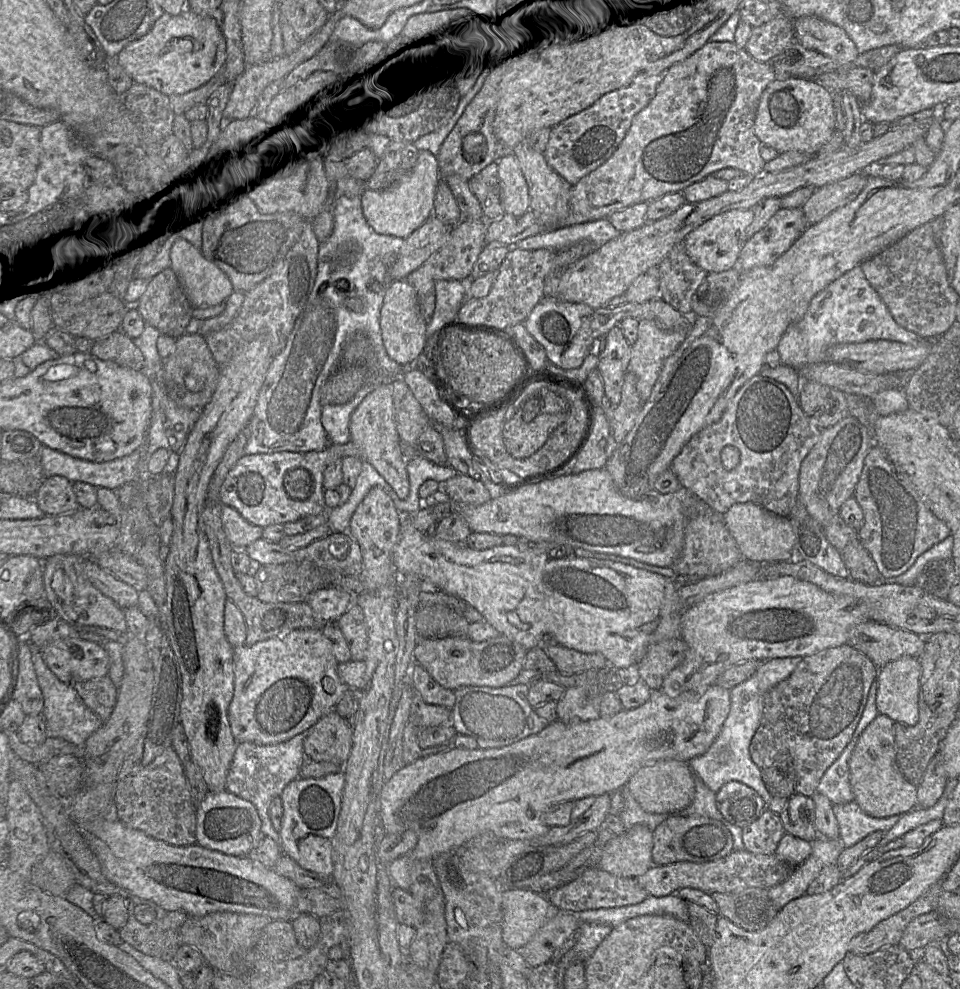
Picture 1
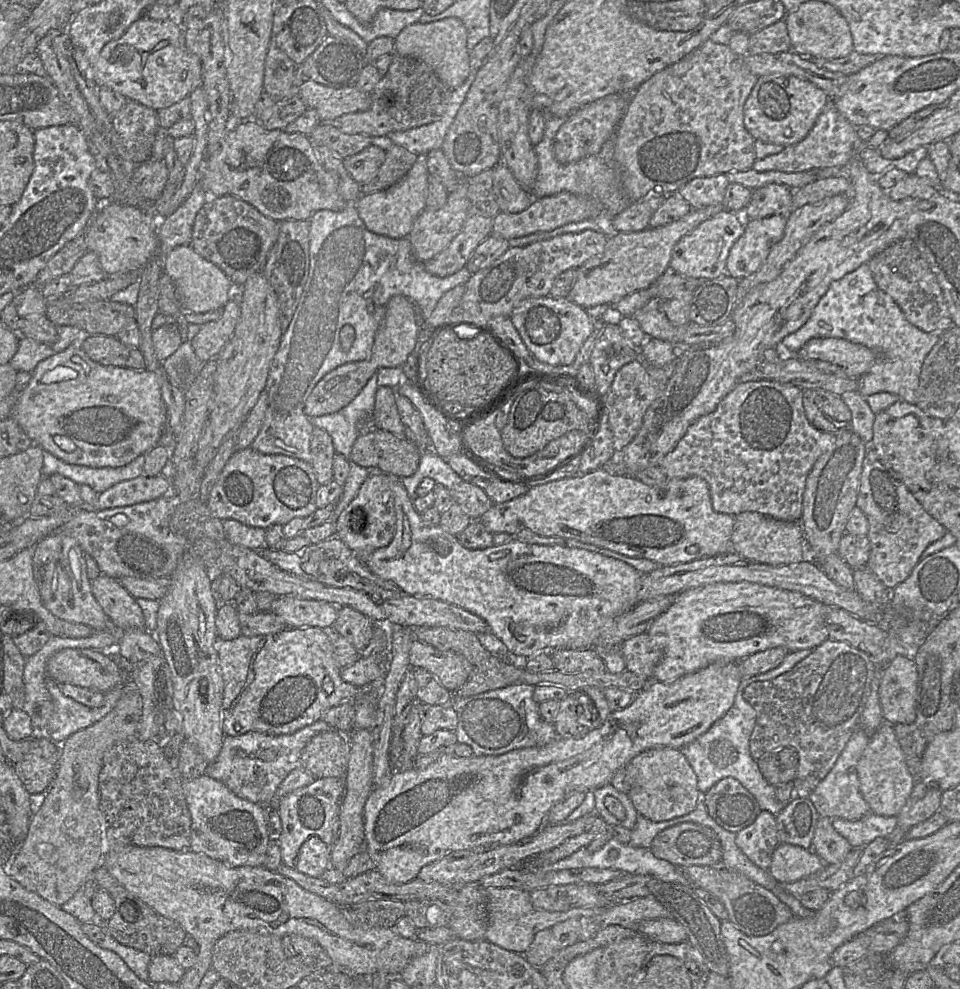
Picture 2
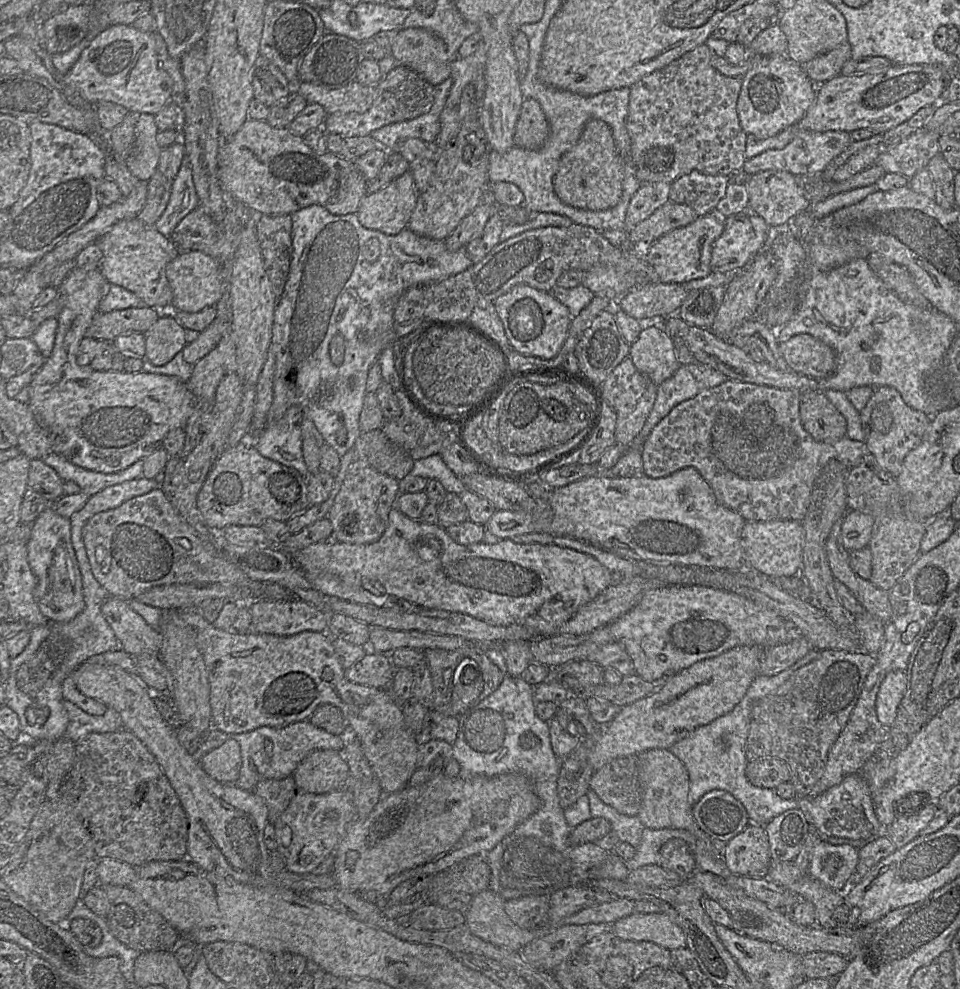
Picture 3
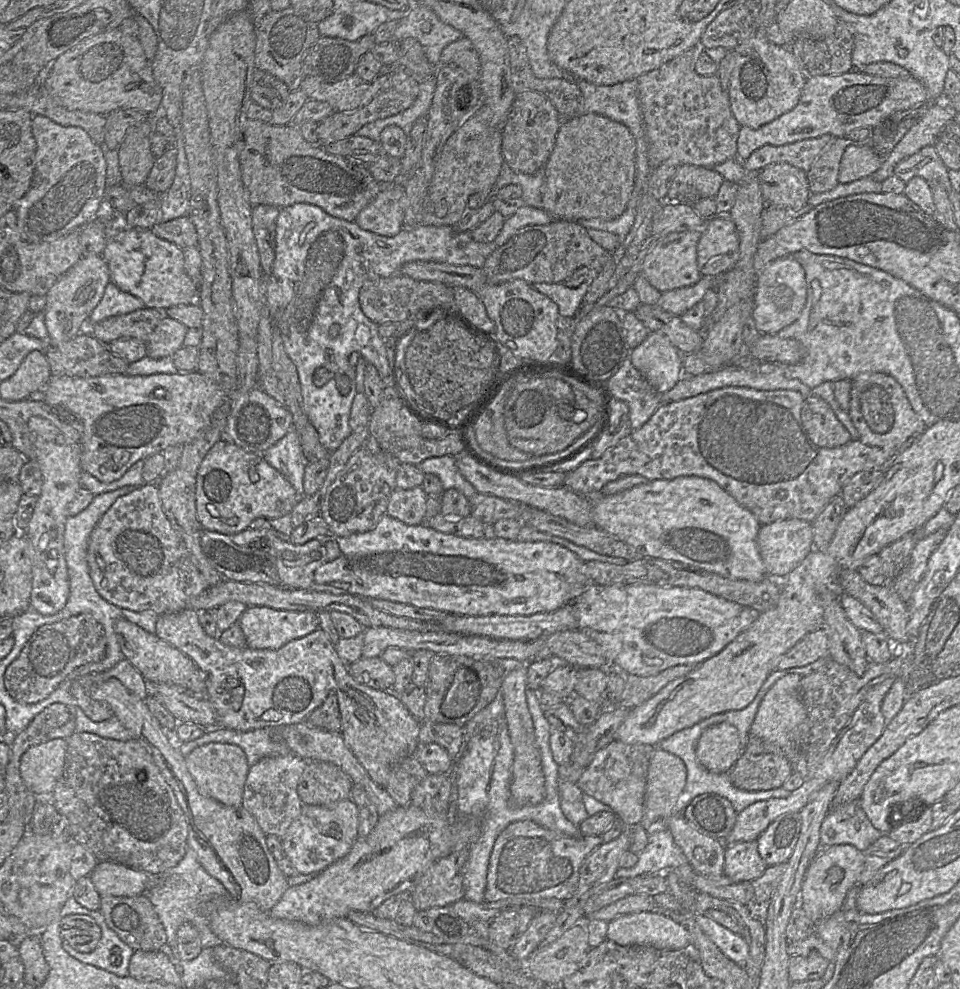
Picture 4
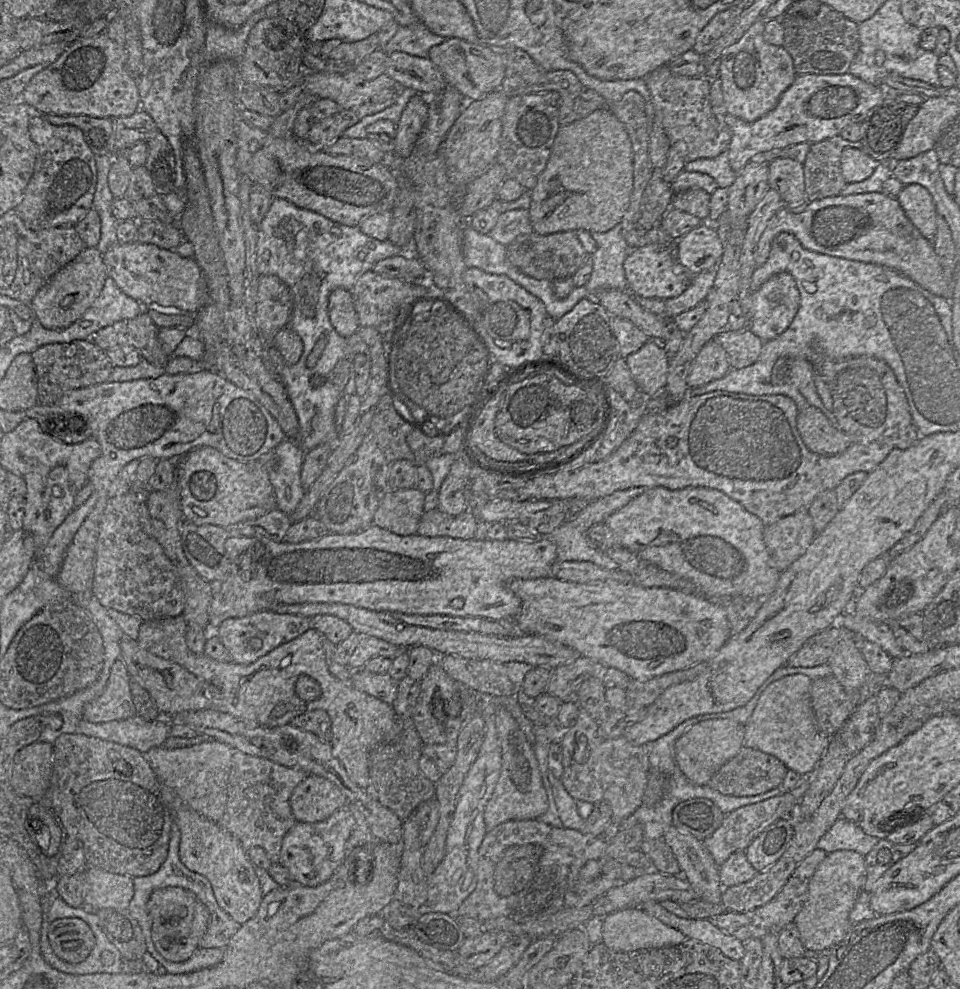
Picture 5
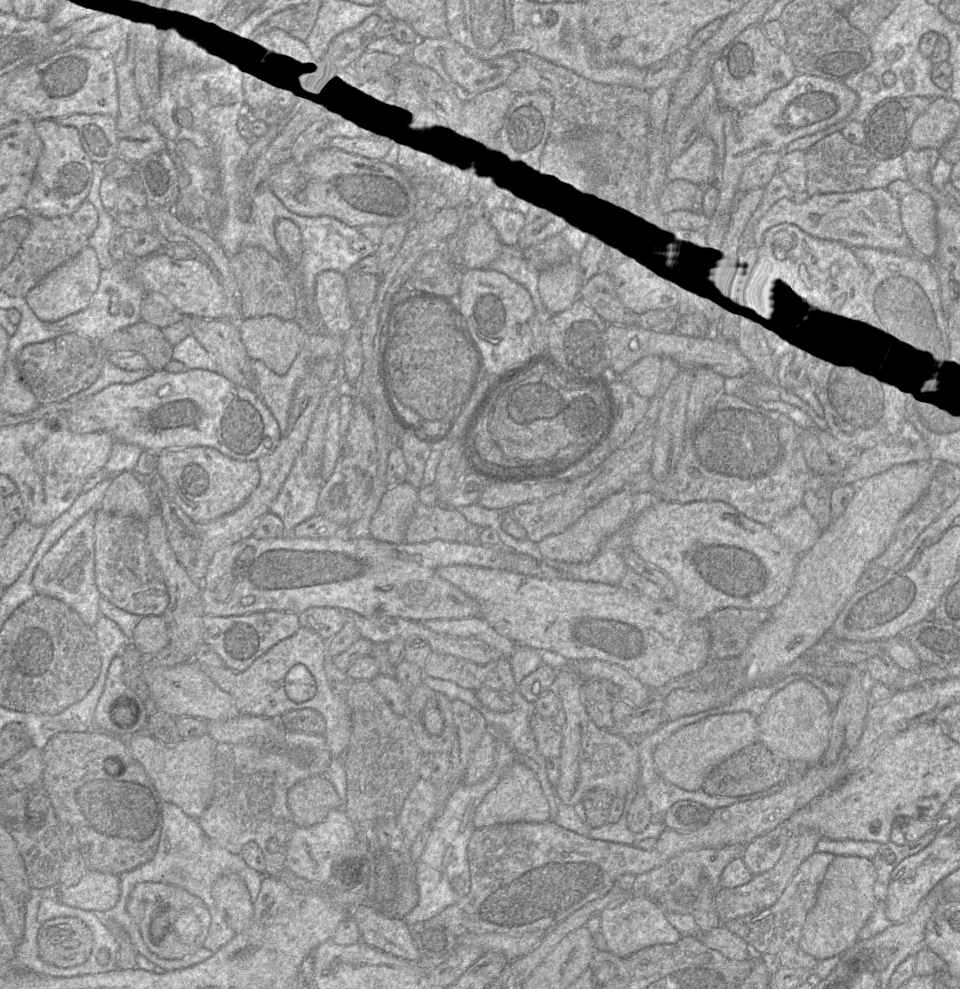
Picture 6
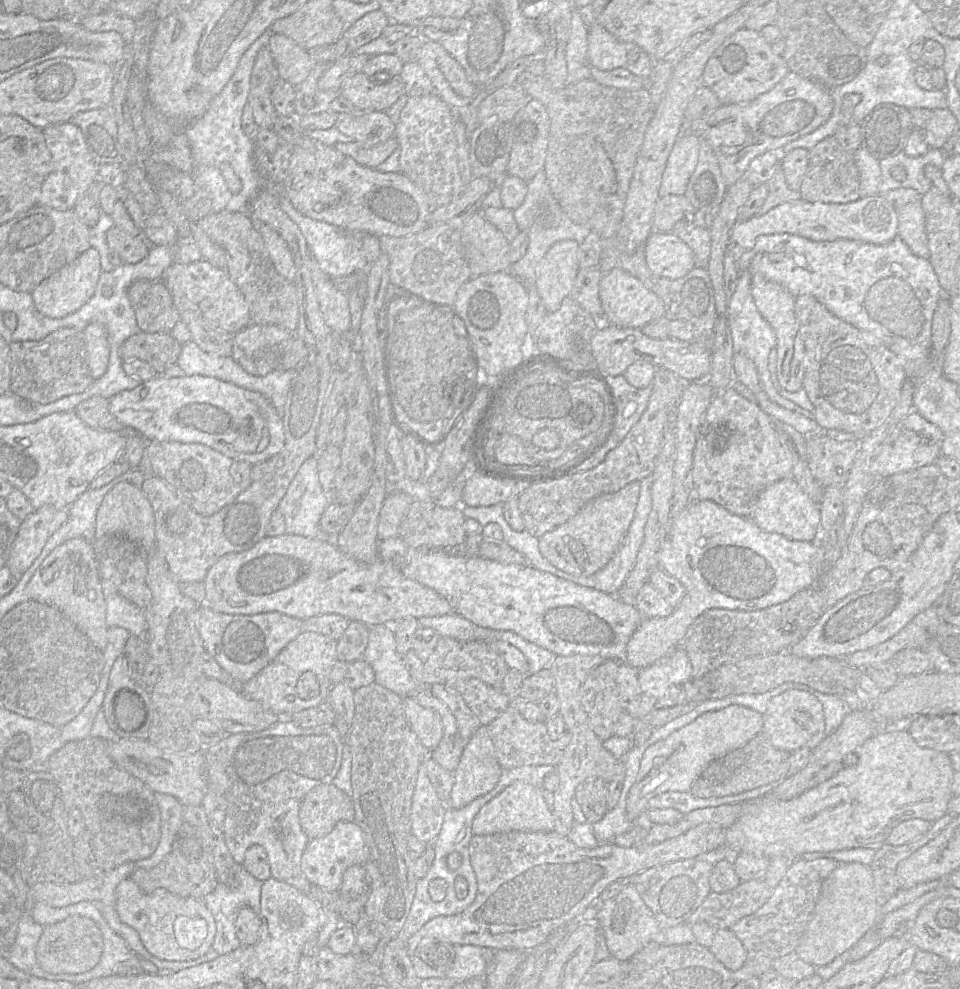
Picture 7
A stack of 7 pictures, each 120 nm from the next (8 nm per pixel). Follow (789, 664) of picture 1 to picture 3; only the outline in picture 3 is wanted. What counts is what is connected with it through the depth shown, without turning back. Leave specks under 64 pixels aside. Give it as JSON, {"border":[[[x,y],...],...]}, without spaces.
{"border":[[[812,648],[803,658],[778,674],[757,675],[745,696],[732,711],[698,727],[669,748],[682,761],[688,771],[691,804],[695,804],[705,793],[714,789],[725,790],[742,803],[750,822],[762,826],[768,824],[779,814],[800,807],[800,798],[784,799],[777,794],[776,789],[756,787],[748,781],[745,775],[745,768],[749,760],[747,739],[755,703],[774,693],[794,672],[818,659],[819,656],[820,650]]]}

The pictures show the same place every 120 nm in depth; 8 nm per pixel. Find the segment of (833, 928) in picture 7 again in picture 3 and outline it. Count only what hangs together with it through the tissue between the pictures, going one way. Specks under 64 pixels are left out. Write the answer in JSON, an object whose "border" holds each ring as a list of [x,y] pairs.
{"border":[[[818,835],[817,846],[813,851],[808,867],[808,875],[828,888],[843,892],[845,898],[847,889],[853,887],[850,878],[856,869],[858,861],[859,849],[849,844],[832,844],[822,838],[821,835]]]}

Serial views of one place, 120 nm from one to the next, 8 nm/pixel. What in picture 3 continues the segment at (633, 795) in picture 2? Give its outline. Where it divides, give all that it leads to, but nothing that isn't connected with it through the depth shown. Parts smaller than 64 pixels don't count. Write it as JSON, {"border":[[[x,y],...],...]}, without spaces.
{"border":[[[653,748],[637,755],[638,773],[642,788],[642,803],[638,817],[647,828],[676,828],[688,831],[697,840],[703,840],[706,849],[724,859],[727,842],[711,840],[695,822],[692,815],[693,804],[689,801],[689,775],[685,765],[669,749]]]}

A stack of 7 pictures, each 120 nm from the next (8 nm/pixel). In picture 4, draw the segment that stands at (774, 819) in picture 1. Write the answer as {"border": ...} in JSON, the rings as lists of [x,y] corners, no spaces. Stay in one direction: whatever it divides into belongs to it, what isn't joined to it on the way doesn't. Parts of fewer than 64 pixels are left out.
{"border":[[[756,840],[725,847],[723,874],[734,882],[752,882],[762,876],[767,867]]]}

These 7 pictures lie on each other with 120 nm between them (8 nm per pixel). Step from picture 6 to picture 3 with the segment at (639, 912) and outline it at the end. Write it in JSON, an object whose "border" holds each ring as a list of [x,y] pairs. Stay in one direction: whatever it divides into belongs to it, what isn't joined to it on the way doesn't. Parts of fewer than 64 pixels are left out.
{"border":[[[633,913],[613,923],[610,930],[628,941],[647,941],[667,949],[686,947],[684,931],[664,913]]]}

